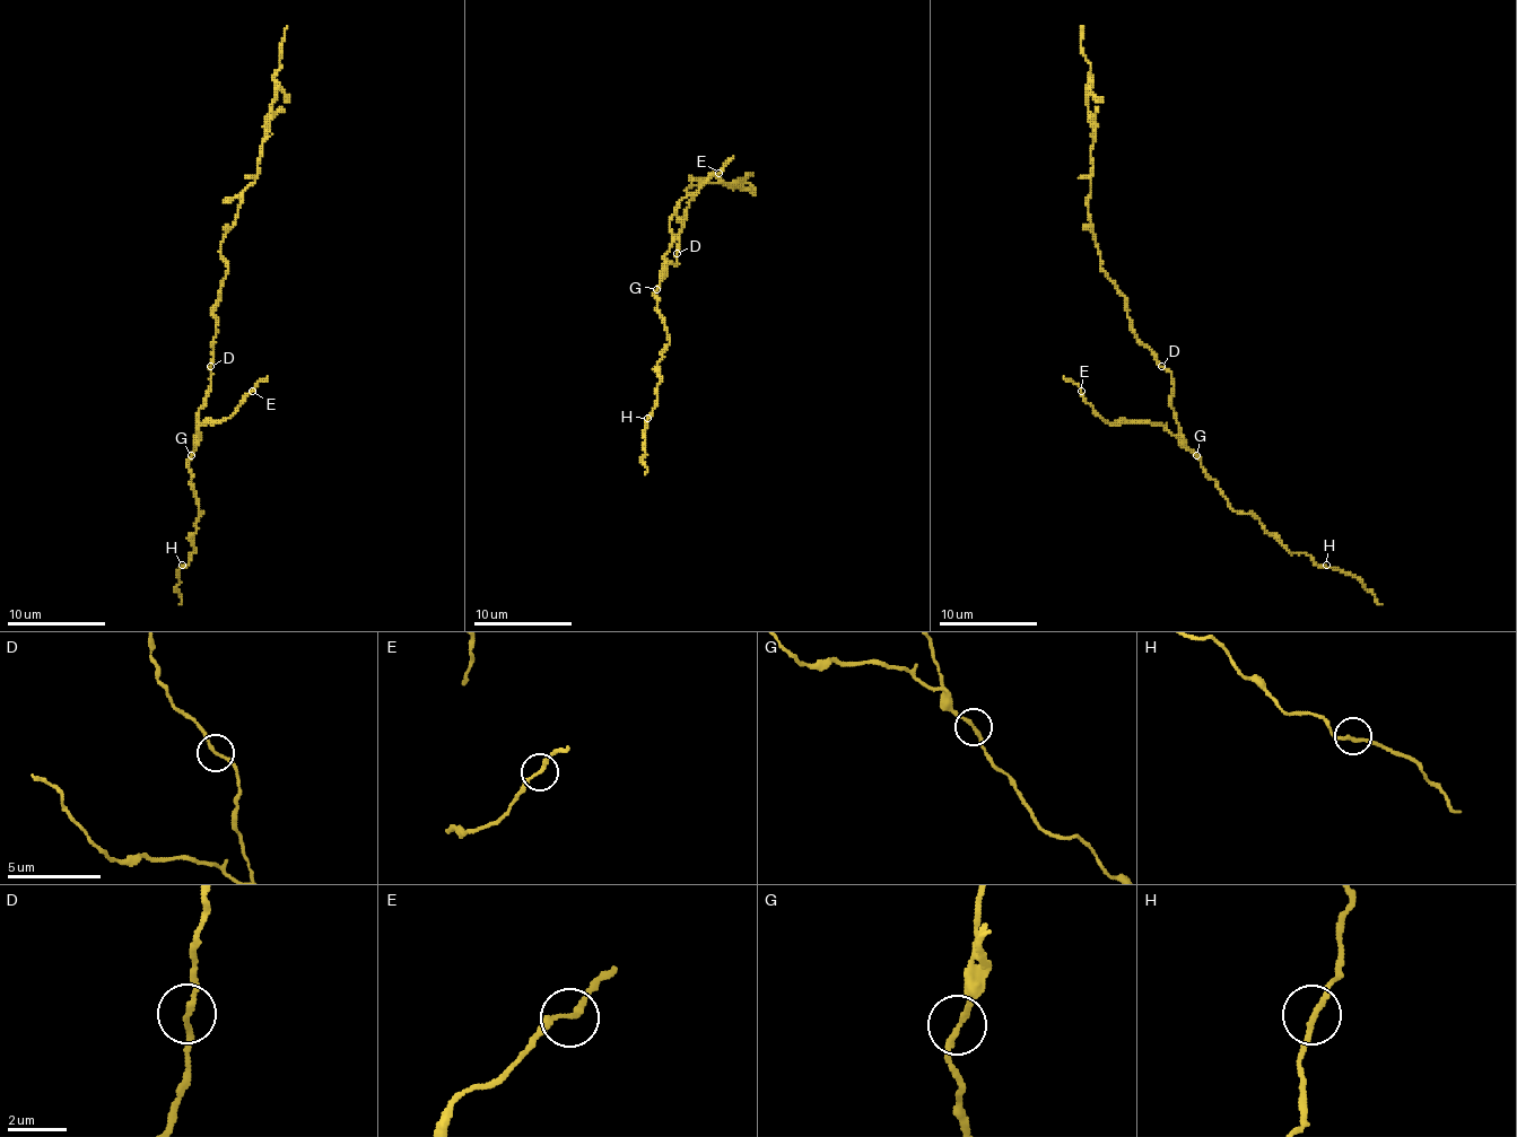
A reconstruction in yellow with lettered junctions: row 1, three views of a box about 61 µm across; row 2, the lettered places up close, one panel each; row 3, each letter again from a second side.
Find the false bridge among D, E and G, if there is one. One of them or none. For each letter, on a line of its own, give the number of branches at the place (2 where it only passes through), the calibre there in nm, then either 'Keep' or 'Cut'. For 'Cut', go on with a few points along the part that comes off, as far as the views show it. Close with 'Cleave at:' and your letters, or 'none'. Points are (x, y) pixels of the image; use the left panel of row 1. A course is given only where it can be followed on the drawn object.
D: Branches: 2. Thickness 170 nm. Keep
E: Branches: 2. Thickness 180 nm. Keep
G: Branches: 2. Thickness 180 nm. Keep
Cleave at: none

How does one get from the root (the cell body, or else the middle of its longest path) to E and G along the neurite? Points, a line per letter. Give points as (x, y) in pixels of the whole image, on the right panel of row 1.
E: (1157, 357), (1157, 361), (1171, 374), (1171, 408), (1178, 426), (1176, 435), (1149, 420), (1107, 422), (1081, 391)
G: (1157, 357), (1157, 361), (1171, 374), (1171, 408), (1182, 440), (1196, 455)

